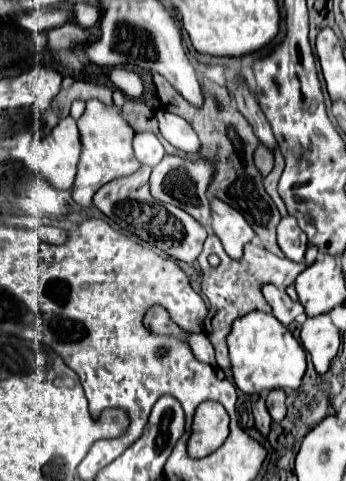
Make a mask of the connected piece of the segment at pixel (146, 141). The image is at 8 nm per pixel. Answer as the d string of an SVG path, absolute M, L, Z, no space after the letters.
M135 133L133 151L135 151L135 157L139 159L139 163L149 165L149 167L155 167L165 155L161 141L153 133Z

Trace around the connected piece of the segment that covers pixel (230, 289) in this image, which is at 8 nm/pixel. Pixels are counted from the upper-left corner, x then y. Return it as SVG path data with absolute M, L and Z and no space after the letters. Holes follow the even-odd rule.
M209 233L209 237L205 239L205 247L203 253L199 255L199 265L201 265L201 289L205 293L205 297L209 299L209 333L207 337L211 339L213 347L215 347L215 355L217 355L217 365L225 371L231 367L229 363L229 351L227 351L227 335L231 331L231 323L251 311L263 311L263 313L271 313L271 307L267 305L267 301L261 295L261 285L263 283L271 283L278 288L287 289L289 285L294 284L297 276L305 265L303 263L293 263L289 259L281 259L273 253L269 253L263 247L257 247L253 243L245 245L245 255L241 261L233 261L225 255L221 241L217 239L217 235ZM209 255L217 255L221 259L221 263L217 267L209 265Z

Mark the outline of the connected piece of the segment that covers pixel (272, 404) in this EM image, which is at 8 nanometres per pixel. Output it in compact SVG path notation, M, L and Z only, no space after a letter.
M269 391L267 393L267 411L273 421L283 421L285 417L285 393L283 391Z

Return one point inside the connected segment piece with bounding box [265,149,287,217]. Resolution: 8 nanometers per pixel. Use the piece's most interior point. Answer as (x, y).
(271, 180)

